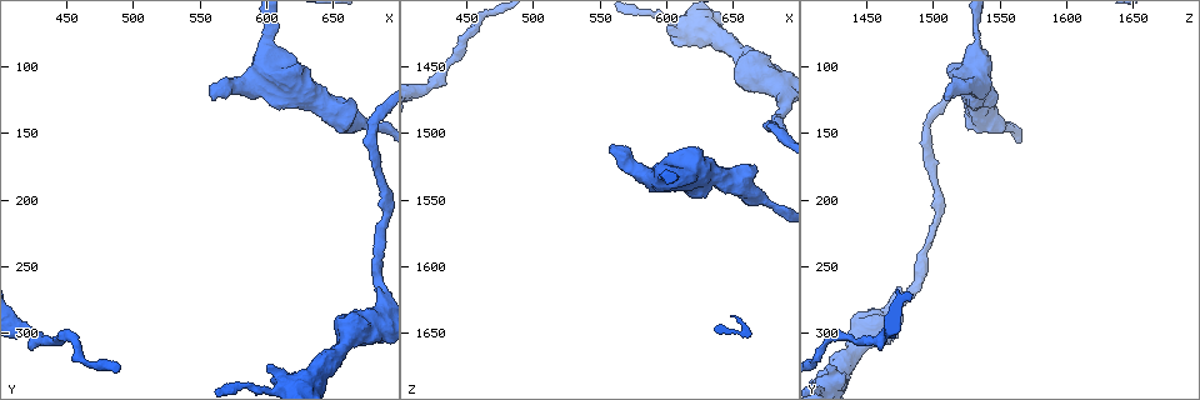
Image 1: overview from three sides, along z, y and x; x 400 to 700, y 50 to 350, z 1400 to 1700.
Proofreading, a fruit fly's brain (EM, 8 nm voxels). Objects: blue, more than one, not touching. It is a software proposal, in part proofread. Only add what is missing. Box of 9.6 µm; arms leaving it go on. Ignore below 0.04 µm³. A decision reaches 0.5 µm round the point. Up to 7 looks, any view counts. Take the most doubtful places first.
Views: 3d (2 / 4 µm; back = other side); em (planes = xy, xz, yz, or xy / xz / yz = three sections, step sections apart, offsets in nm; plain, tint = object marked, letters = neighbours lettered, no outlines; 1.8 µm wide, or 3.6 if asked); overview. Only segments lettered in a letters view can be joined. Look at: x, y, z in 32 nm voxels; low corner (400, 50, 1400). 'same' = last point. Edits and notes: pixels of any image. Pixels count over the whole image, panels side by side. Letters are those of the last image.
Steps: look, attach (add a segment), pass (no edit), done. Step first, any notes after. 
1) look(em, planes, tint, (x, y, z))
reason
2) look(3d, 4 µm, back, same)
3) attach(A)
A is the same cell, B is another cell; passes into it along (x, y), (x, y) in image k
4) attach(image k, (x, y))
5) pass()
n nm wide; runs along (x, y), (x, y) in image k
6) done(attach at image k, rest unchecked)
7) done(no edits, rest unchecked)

look(em, 3.6 µm, yz, step 16, tint, (560, 126, 1508))
stops while still wide

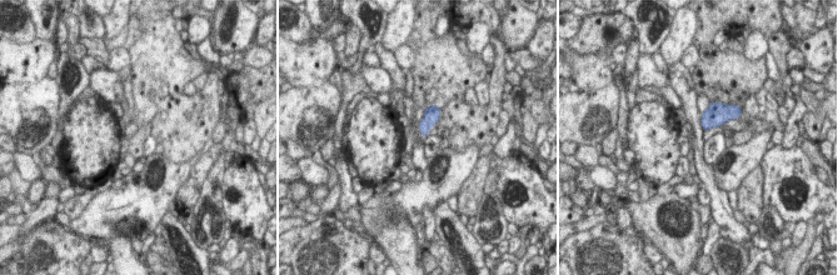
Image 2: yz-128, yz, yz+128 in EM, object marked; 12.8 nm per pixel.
look(em, 3.6 µm, planes, tint, same)

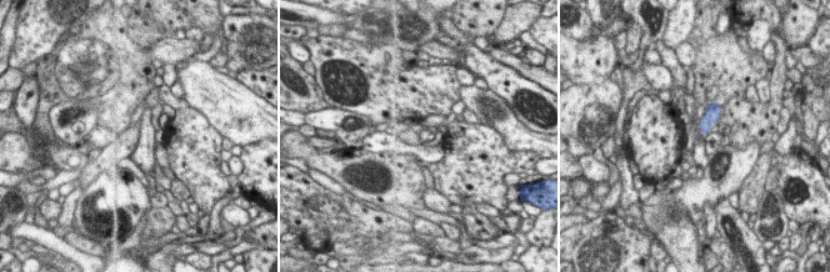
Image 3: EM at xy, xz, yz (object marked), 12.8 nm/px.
look(em, 3.6 µm, planes, letters, same)

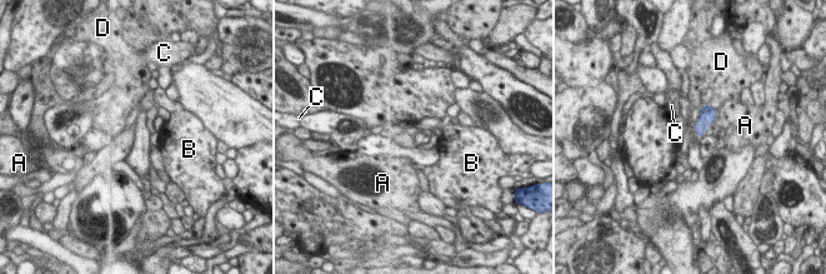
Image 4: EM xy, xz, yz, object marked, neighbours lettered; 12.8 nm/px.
pass()
A, B, C and D are other cells; border along (716, 108), (716, 115), (711, 124) in image 4; no lettered segment goes on from it

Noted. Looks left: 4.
look(em, planes, plain, (602, 324, 1424))

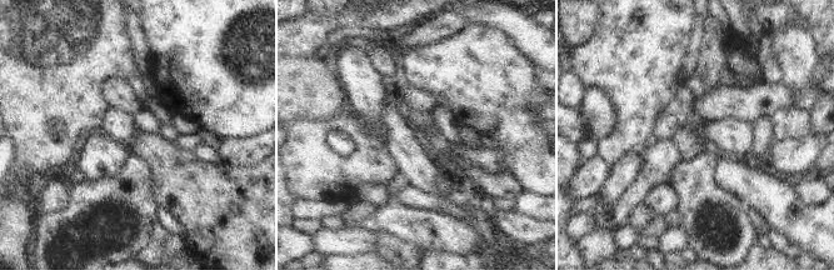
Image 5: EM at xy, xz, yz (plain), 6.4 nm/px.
look(em, planes, letters, same)
see the neighbours

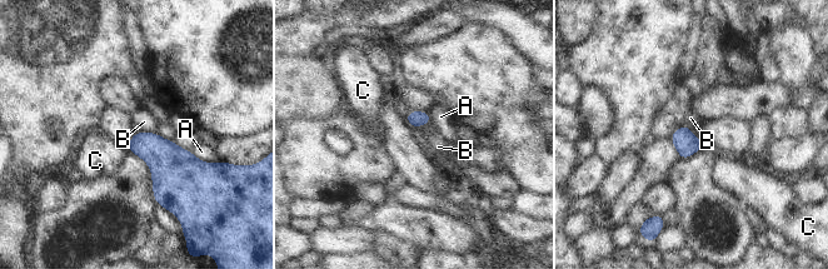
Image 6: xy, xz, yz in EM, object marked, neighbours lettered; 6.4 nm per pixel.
pass()
A touches over 170 nm; A, B and C are other cells; border along (138, 130), (155, 133) in image 6; no lettered segment goes on from it

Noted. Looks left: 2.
look(em, xy, step 4, letters, (592, 96, 1540))
free end

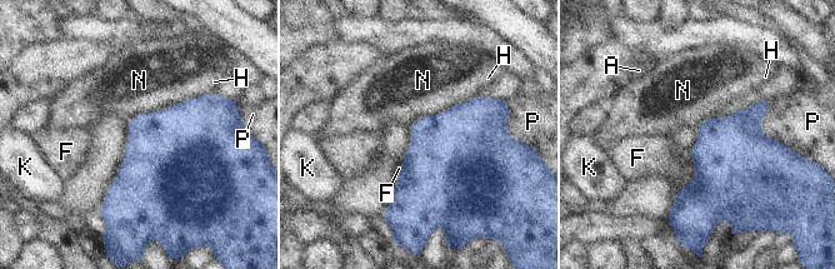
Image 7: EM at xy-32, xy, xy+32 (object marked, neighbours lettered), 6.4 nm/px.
pass()
A, F, H, K, N and P are other cells; border along (213, 91), (128, 120) in image 7; no lettered segment goes on from it

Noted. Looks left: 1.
done(no edits, rest unchecked)

